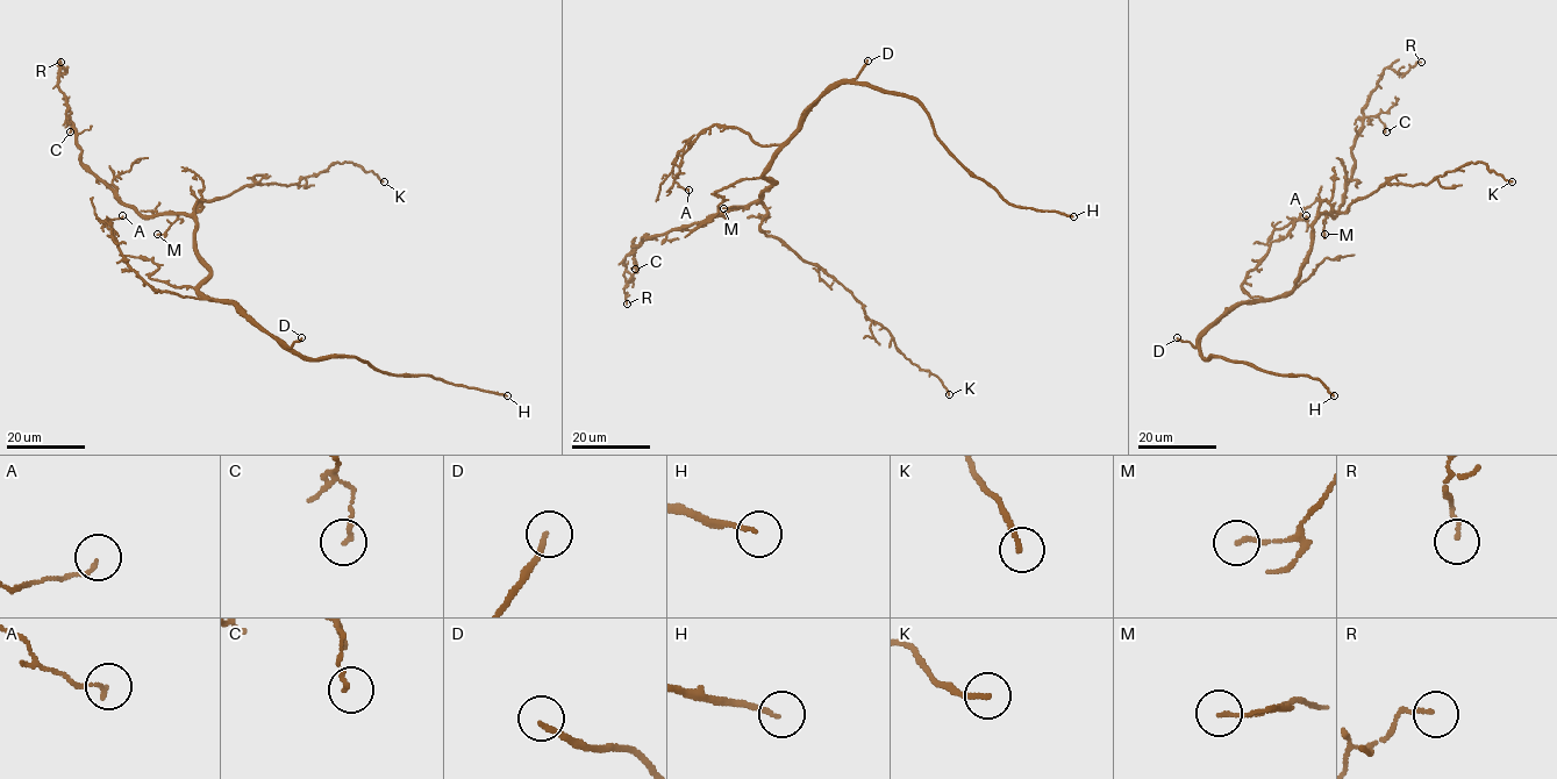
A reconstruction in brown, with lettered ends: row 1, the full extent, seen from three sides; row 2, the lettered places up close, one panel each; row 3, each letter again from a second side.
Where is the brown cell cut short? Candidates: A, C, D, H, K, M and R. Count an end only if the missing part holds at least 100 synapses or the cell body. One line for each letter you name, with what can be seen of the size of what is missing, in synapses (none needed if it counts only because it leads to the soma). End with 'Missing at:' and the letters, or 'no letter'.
H: Roughly 190 synapses
Missing at: D, H

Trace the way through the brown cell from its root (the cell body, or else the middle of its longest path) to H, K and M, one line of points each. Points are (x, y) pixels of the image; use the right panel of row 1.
H: (1284, 293), (1233, 304), (1200, 338), (1200, 355), (1316, 378), (1334, 395)
K: (1284, 293), (1293, 288), (1309, 252), (1322, 201), (1344, 212), (1386, 183), (1428, 184), (1478, 162), (1512, 181)
M: (1284, 293), (1293, 288), (1299, 277), (1300, 265), (1311, 249), (1313, 222), (1322, 214), (1326, 216), (1325, 234)

